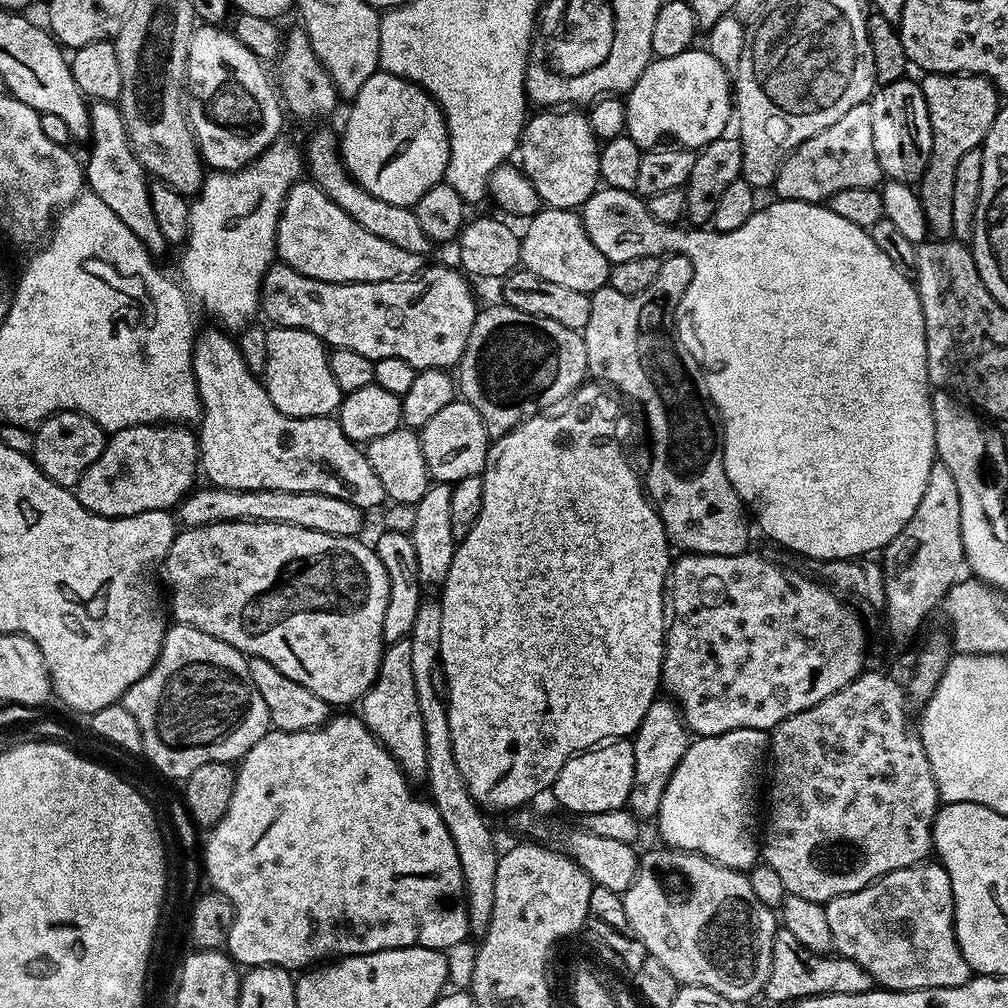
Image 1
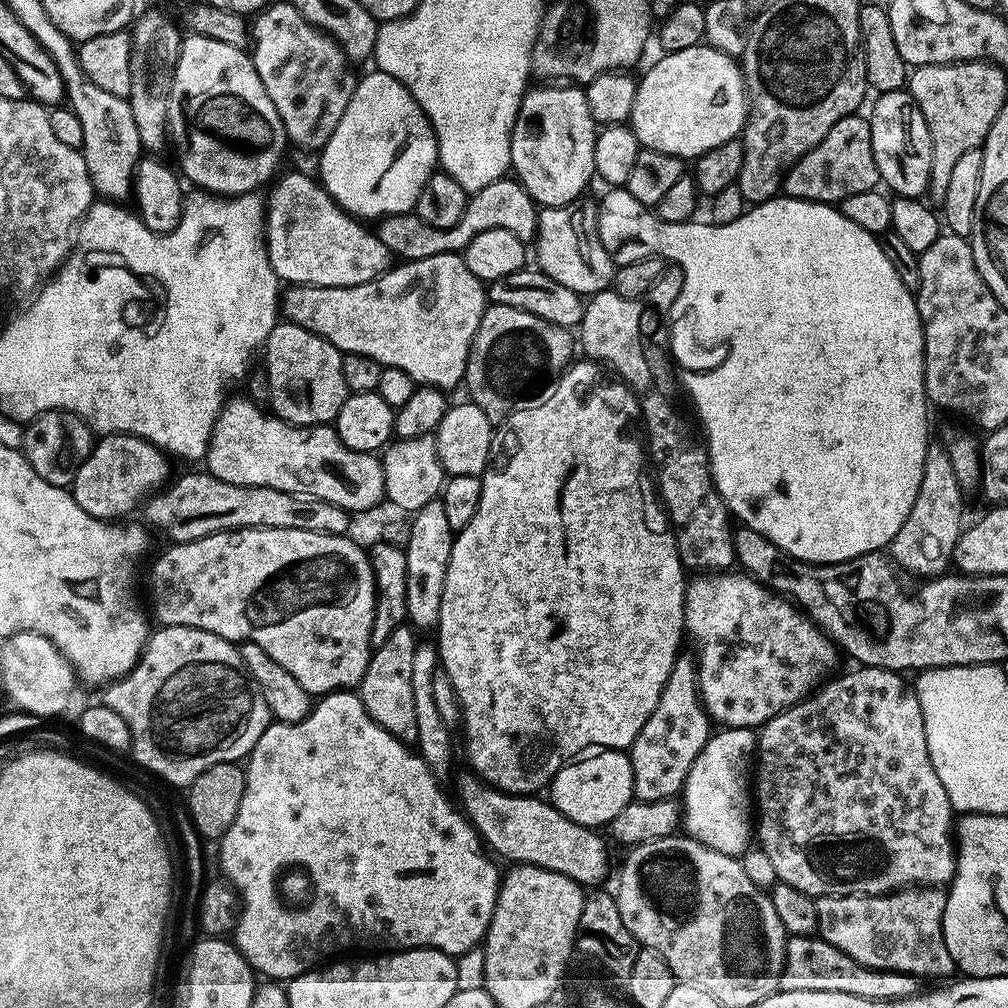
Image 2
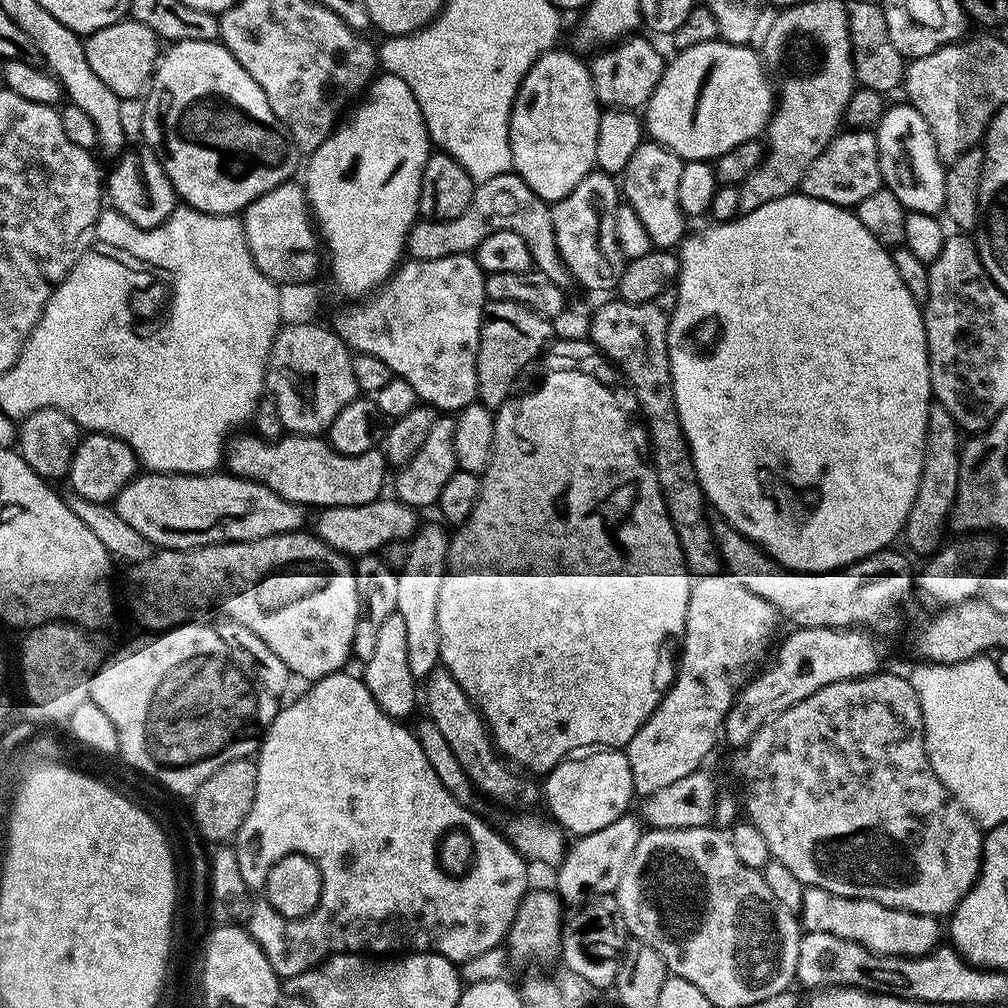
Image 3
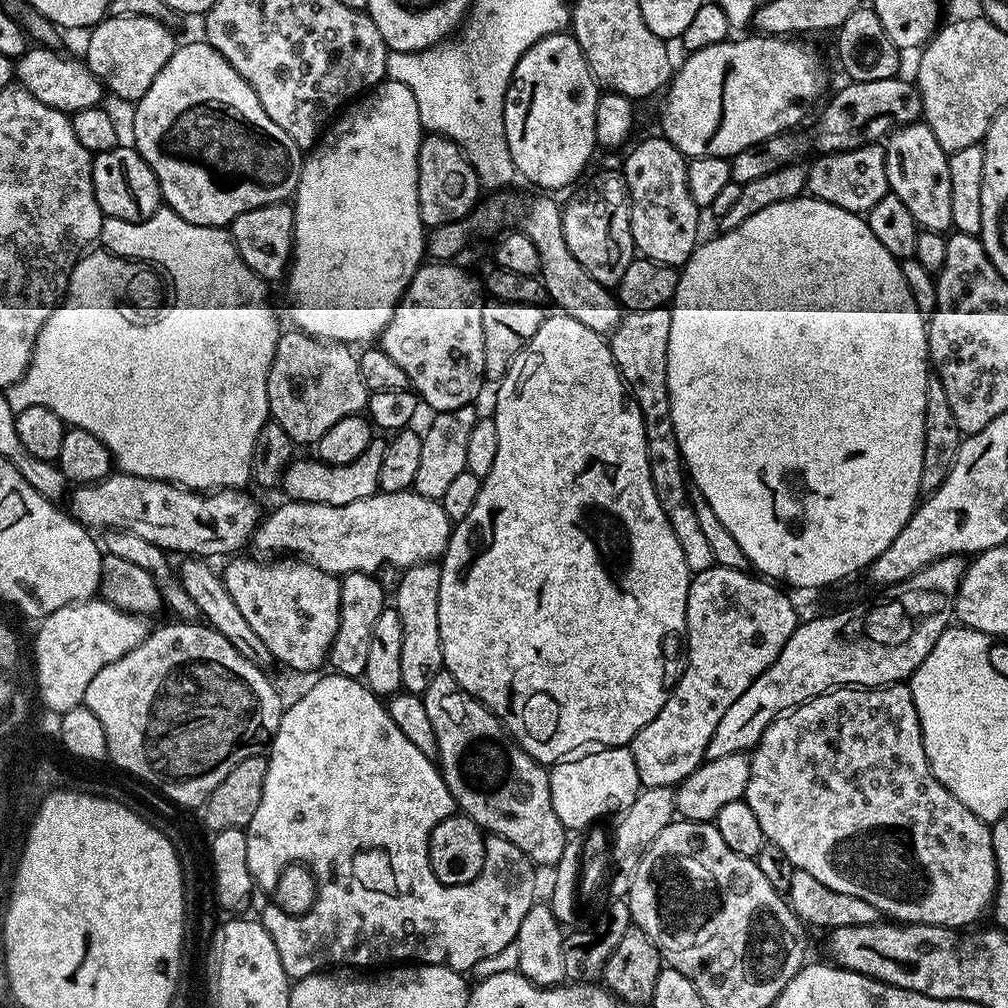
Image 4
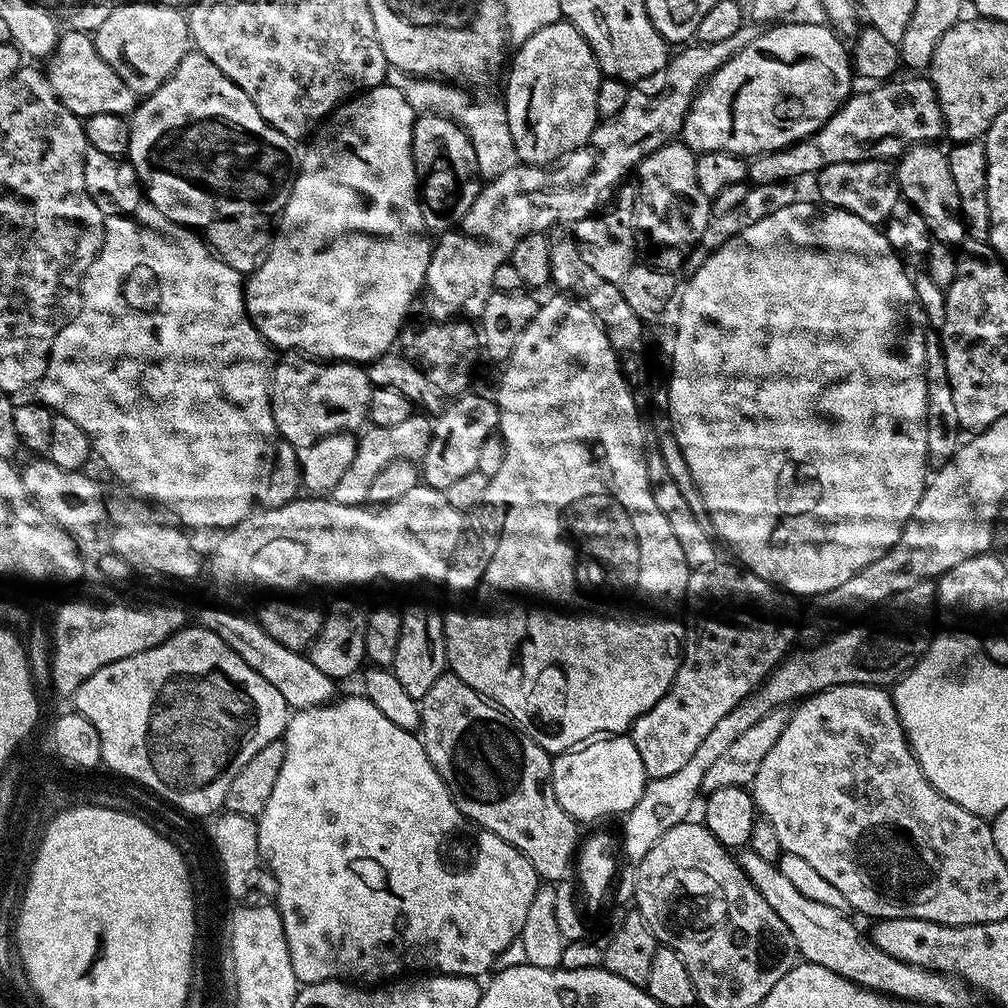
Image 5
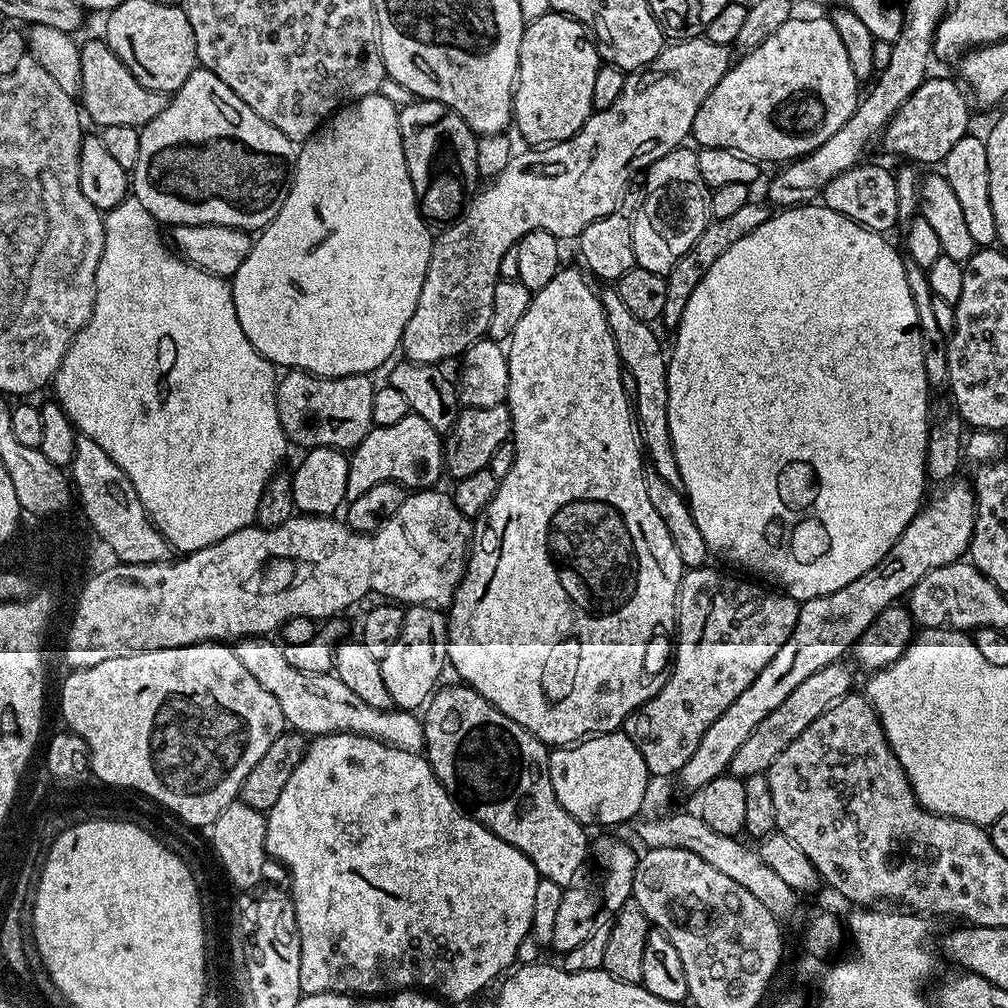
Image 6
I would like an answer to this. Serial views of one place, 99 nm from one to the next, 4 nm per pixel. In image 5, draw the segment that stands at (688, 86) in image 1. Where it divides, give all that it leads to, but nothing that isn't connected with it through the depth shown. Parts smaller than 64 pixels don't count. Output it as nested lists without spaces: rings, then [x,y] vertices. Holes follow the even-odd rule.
[[[780,22],[775,26],[765,27],[754,38],[754,42],[750,42],[750,46],[742,46],[742,50],[738,50],[738,54],[734,54],[734,58],[730,58],[730,62],[726,62],[713,76],[708,77],[700,91],[692,97],[690,110],[684,115],[682,140],[693,152],[697,154],[702,152],[733,152],[736,156],[751,158],[760,155],[761,152],[773,152],[779,148],[789,148],[791,144],[797,144],[800,140],[805,140],[807,136],[817,132],[843,106],[845,100],[852,95],[854,91],[854,85],[852,85],[854,71],[849,49],[847,47],[844,49],[845,41],[824,22],[819,22],[820,24],[788,23],[792,22]]]

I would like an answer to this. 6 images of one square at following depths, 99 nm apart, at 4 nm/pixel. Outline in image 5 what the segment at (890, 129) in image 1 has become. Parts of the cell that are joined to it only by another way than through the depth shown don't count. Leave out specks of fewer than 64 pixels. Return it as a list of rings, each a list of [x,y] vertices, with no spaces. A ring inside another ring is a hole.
[[[929,142],[926,144],[916,144],[912,148],[907,148],[895,165],[896,180],[900,183],[901,197],[908,200],[910,206],[914,206],[914,210],[918,210],[918,214],[922,214],[922,218],[930,230],[933,241],[938,244],[960,246],[963,245],[966,239],[966,233],[964,230],[964,219],[960,217],[958,189],[954,187],[954,178],[950,175],[950,162],[948,161],[947,151],[943,147],[941,149],[936,147],[940,146]]]

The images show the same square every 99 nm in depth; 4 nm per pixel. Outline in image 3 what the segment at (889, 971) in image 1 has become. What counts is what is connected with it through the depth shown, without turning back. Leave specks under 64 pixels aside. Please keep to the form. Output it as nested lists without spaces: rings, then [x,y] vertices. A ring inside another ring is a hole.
[[[805,887],[798,919],[804,932],[821,932],[866,946],[880,956],[924,956],[941,943],[941,921],[934,916],[882,906],[873,900],[830,894],[830,890]]]

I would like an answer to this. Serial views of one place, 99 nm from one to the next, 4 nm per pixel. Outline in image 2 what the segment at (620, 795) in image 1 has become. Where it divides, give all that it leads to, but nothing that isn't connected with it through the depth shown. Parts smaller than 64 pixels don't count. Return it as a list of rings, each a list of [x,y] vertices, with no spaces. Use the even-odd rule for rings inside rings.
[[[596,750],[560,767],[550,785],[550,803],[562,814],[566,814],[570,822],[600,830],[603,824],[604,827],[611,825],[612,820],[618,818],[618,813],[632,803],[633,782],[632,757],[627,751]]]

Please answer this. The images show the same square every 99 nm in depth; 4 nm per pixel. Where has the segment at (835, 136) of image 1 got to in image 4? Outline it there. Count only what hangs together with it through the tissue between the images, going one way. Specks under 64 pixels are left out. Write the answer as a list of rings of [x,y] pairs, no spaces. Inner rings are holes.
[[[877,142],[858,146],[854,150],[831,152],[825,156],[817,155],[808,164],[807,191],[815,199],[830,202],[847,212],[866,214],[884,196],[889,195],[890,189],[886,178],[885,145]]]

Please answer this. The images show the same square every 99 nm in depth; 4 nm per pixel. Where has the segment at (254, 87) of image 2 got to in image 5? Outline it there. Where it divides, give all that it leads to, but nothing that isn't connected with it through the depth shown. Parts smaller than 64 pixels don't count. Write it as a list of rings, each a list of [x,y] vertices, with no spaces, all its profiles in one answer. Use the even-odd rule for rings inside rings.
[[[189,50],[186,58],[182,58],[182,62],[178,62],[178,70],[174,70],[174,74],[170,74],[170,78],[166,78],[166,82],[162,82],[162,86],[158,86],[158,90],[154,90],[154,94],[143,97],[137,103],[136,111],[131,113],[130,146],[126,159],[134,166],[140,179],[143,195],[151,207],[157,208],[167,220],[183,224],[193,230],[200,230],[210,222],[225,220],[231,216],[258,214],[272,218],[279,214],[294,190],[296,173],[301,161],[298,152],[296,156],[296,148],[298,148],[297,141],[286,138],[286,134],[274,130],[274,126],[270,126],[270,122],[266,122],[266,118],[262,118],[262,114],[258,114],[258,106],[254,106],[254,102],[250,102],[250,98],[246,98],[246,94],[242,94],[242,90],[238,90],[238,86],[234,86],[234,82],[230,82],[230,78],[226,78],[226,74],[222,74],[222,70],[218,70],[218,66],[214,66],[214,62],[210,62],[210,58],[206,58],[195,50]]]

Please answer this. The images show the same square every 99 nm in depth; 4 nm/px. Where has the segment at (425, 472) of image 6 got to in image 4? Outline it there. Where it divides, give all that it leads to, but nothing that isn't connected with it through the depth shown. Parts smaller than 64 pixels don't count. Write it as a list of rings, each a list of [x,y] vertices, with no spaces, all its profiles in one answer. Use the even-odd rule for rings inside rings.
[[[374,438],[354,462],[345,464],[325,464],[319,458],[312,460],[293,459],[284,471],[282,489],[289,501],[314,502],[330,506],[346,506],[346,502],[358,502],[362,498],[370,498],[378,490],[378,469],[382,467],[382,454],[385,441]]]

